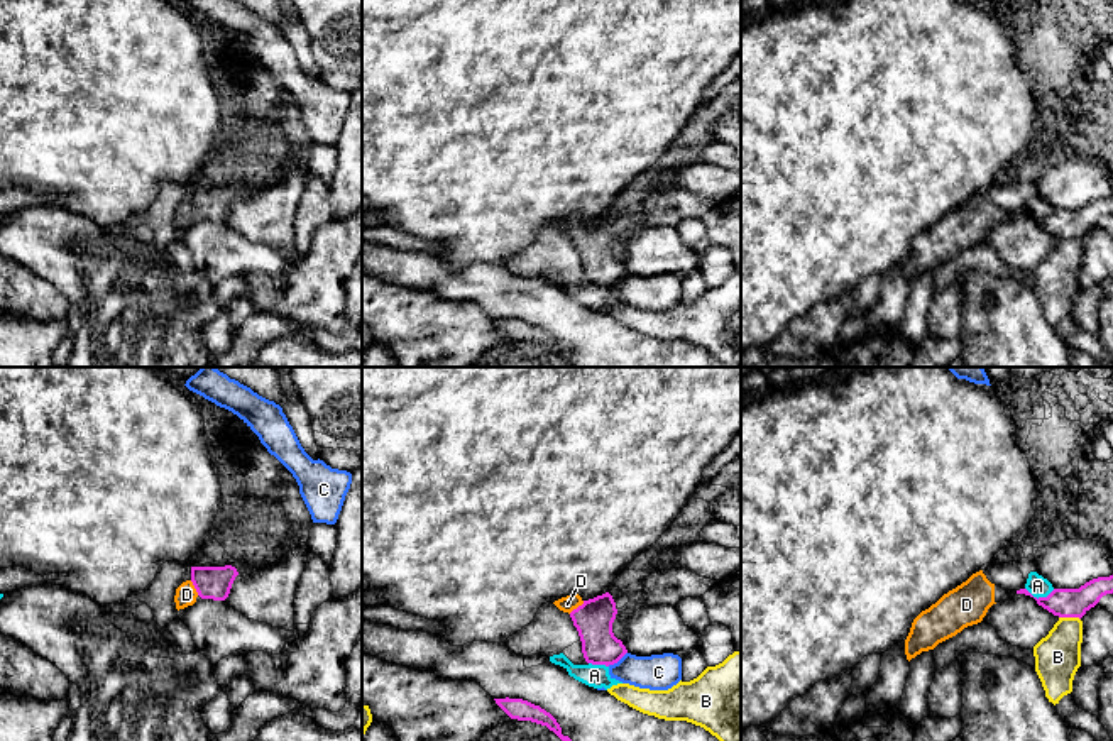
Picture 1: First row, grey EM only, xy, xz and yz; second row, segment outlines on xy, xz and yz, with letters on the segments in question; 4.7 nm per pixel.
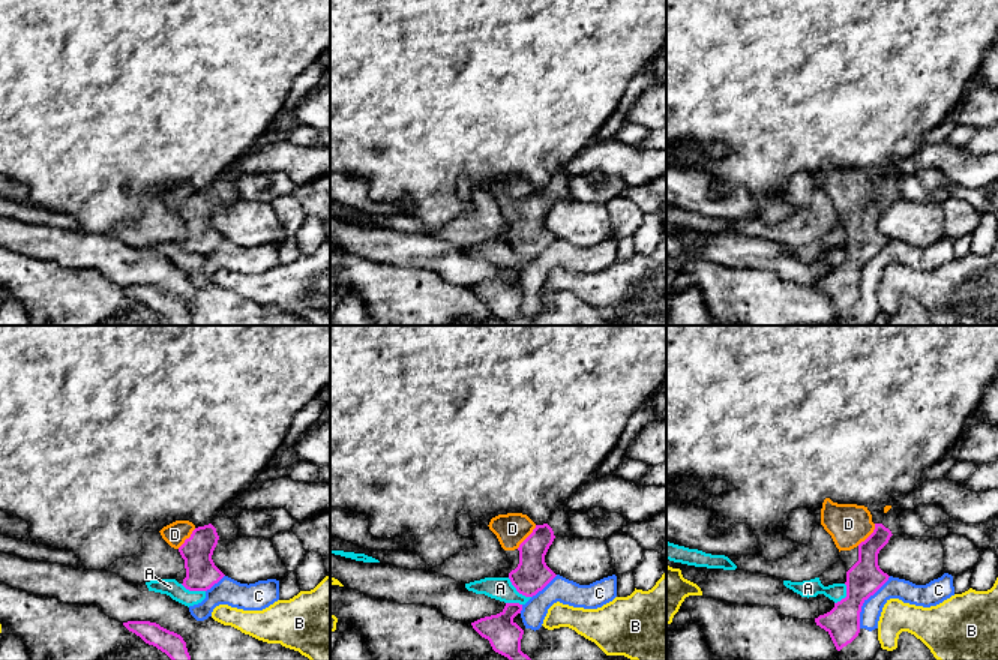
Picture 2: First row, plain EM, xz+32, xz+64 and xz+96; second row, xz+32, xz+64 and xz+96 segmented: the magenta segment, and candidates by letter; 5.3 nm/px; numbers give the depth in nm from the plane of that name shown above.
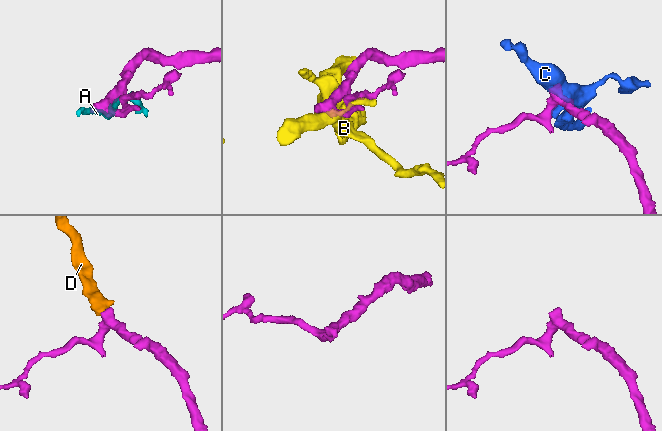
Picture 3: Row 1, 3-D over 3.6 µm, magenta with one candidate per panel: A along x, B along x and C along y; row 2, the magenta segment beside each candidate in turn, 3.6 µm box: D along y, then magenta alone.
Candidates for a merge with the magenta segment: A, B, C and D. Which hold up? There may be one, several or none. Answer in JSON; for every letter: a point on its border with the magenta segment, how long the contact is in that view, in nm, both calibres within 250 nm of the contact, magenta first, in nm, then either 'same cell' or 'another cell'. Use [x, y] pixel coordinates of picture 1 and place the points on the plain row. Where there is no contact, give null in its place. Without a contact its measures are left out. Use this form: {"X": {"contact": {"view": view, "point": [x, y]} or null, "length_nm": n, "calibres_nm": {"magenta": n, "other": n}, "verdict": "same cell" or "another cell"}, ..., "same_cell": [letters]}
{"A": {"contact": {"view": "yz", "point": [1041, 219]}, "length_nm": 140, "calibres_nm": {"magenta": 140, "other": 100}, "verdict": "another cell"}, "B": {"contact": {"view": "yz", "point": [1069, 237]}, "length_nm": 110, "calibres_nm": {"magenta": 140, "other": 220}, "verdict": "another cell"}, "C": {"contact": {"view": "xz", "point": [616, 283]}, "length_nm": 120, "calibres_nm": {"magenta": 180, "other": 180}, "verdict": "another cell"}, "D": {"contact": {"view": "xz", "point": [577, 229]}, "length_nm": 100, "calibres_nm": {"magenta": 180, "other": 80}, "verdict": "same cell"}, "same_cell": ["D"]}

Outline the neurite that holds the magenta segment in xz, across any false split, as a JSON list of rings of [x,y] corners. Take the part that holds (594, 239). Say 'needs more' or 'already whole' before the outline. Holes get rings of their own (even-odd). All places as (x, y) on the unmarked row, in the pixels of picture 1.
needs more; [[[609,213],[589,222],[584,222],[578,215],[572,215],[553,225],[570,235],[587,284],[609,288],[628,274],[622,262],[612,254],[617,230]]]

